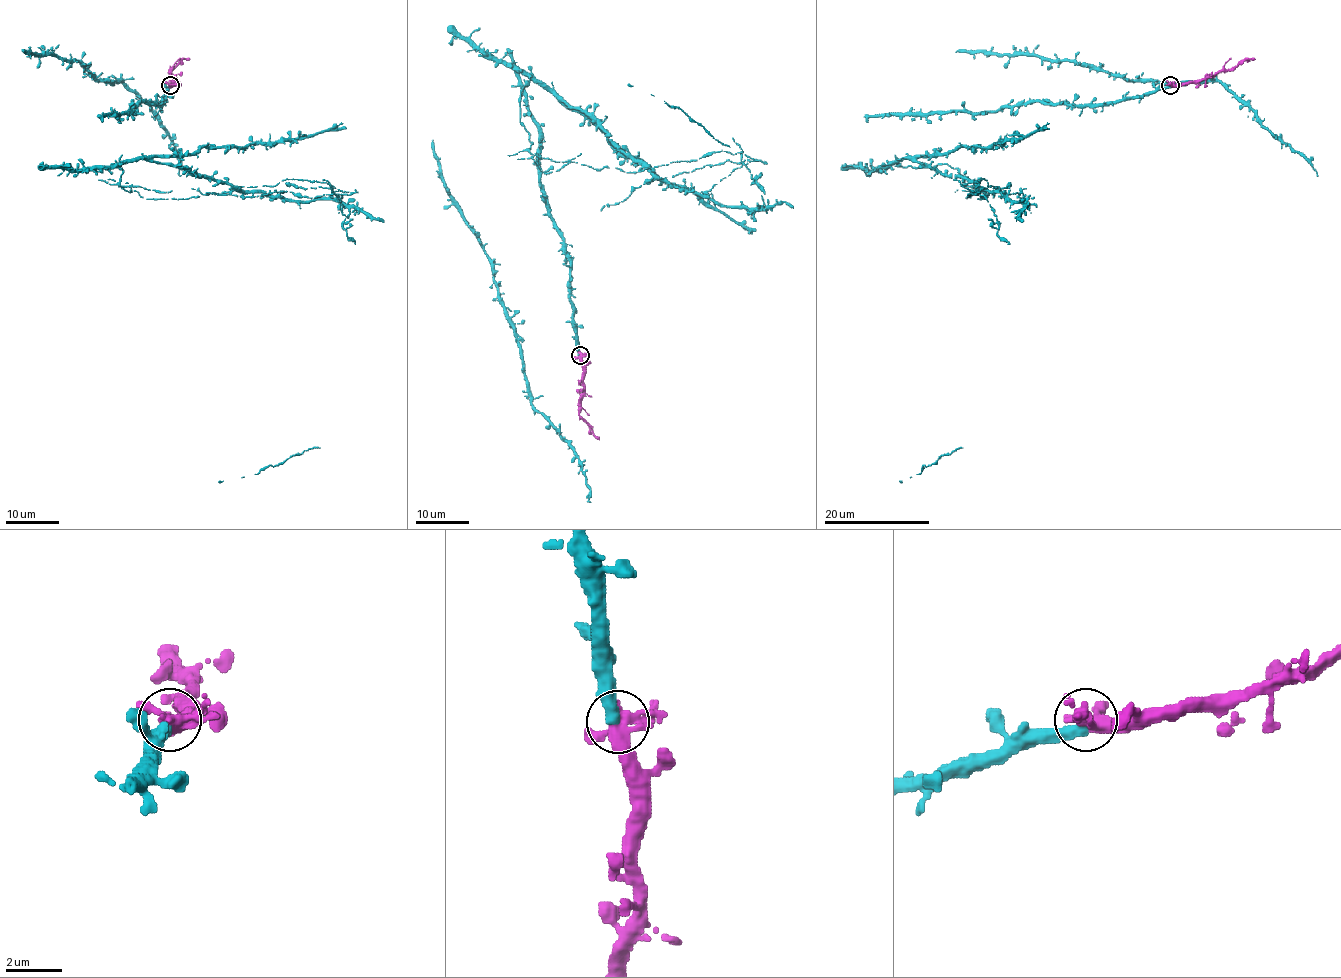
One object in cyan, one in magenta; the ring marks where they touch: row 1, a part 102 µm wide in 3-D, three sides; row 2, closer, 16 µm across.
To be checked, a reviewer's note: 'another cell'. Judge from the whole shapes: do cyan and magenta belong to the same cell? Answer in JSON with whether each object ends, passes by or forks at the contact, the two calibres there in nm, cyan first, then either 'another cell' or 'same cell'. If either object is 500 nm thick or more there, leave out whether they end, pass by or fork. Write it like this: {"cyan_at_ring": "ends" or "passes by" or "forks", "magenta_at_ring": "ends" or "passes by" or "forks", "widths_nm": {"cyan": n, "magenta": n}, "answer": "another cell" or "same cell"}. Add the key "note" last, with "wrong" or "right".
{"cyan_at_ring": "ends", "magenta_at_ring": "forks", "widths_nm": {"cyan": 380, "magenta": 380}, "answer": "same cell", "note": "wrong"}

